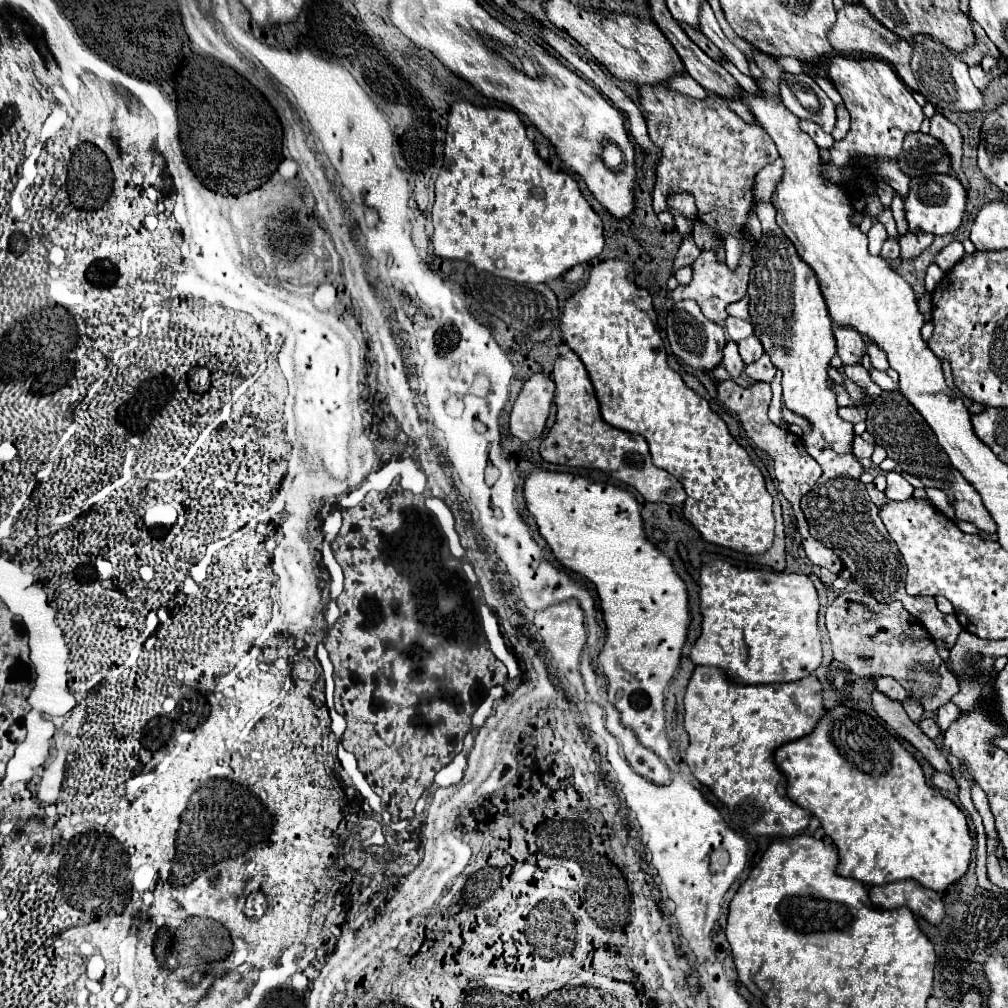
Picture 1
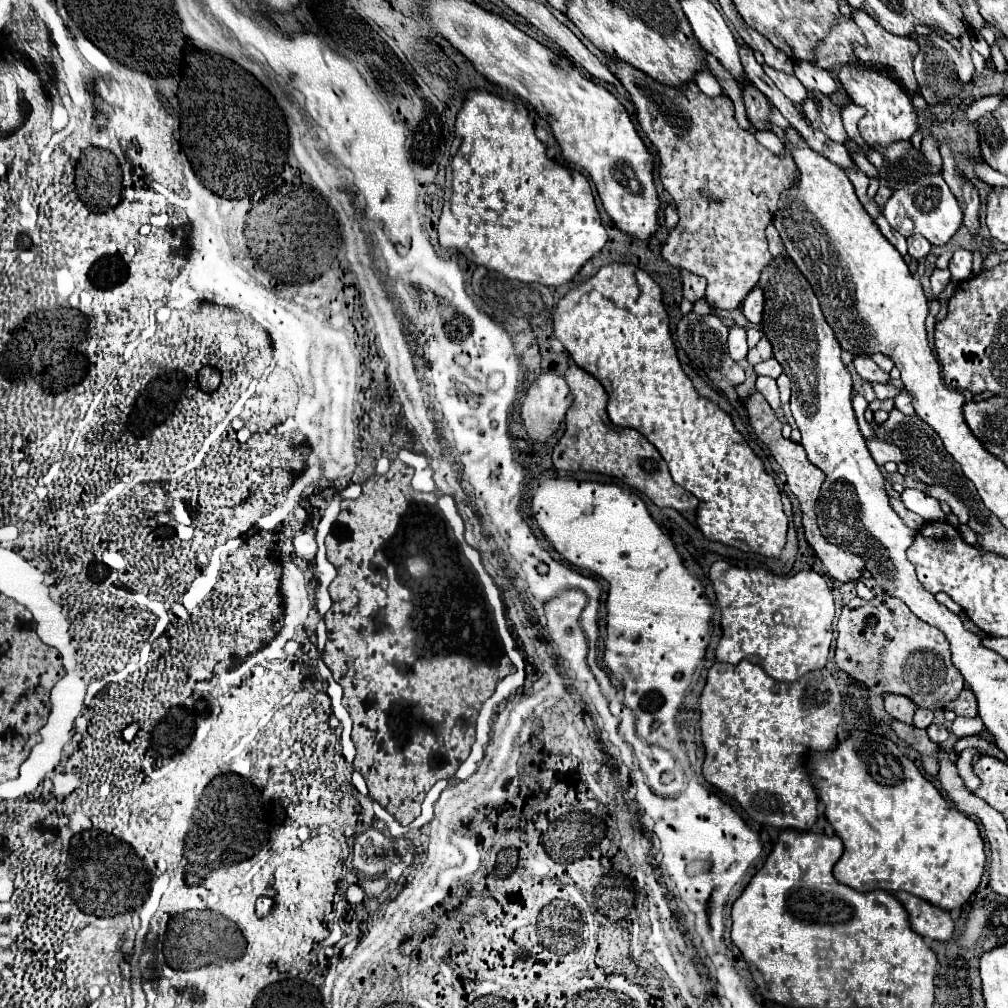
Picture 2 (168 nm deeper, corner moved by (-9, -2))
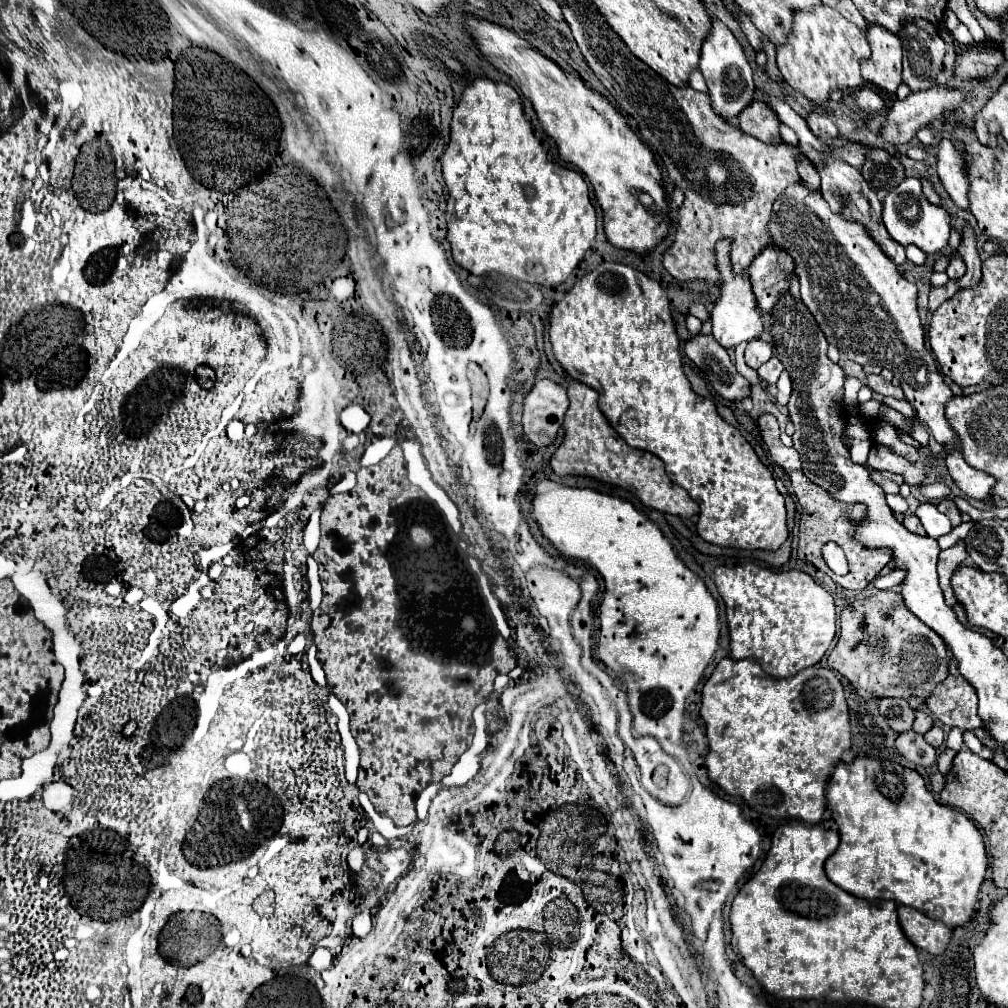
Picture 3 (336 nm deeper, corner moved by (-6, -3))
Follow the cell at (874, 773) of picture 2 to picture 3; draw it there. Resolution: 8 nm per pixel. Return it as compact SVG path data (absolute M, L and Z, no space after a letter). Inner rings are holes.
M857 757L851 765L847 763L841 763L835 767L831 779L829 779L829 785L827 785L827 807L833 815L833 821L837 823L837 829L839 829L839 835L841 835L841 843L835 851L835 855L831 855L825 863L825 873L827 877L841 889L845 889L847 893L855 895L855 897L861 897L861 899L891 899L895 903L901 903L901 905L909 905L917 911L923 911L927 917L931 919L939 919L943 921L947 927L955 929L963 923L967 923L973 913L975 913L975 903L977 903L977 893L981 889L981 883L985 879L985 871L987 871L987 853L985 853L985 841L983 841L983 835L979 833L979 829L975 827L975 823L963 815L961 811L957 809L951 809L947 805L941 805L939 801L935 801L933 793L925 787L925 779L915 771L915 769L909 769L909 767L903 767L895 761L889 761L889 759L875 759L875 757Z

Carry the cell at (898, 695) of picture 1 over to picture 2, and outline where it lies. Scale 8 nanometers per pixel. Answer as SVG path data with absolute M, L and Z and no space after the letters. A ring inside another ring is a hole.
M886 694L884 708L894 720L900 720L904 724L912 724L912 716L916 712L916 706L914 706L914 702L910 702L910 698L898 696L898 694L890 694L890 696Z

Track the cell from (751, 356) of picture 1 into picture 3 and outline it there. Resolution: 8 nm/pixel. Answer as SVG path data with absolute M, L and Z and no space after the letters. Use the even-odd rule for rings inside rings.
M753 339L749 341L747 349L745 349L745 363L753 369L757 369L761 363L769 361L773 357L773 347L761 339Z

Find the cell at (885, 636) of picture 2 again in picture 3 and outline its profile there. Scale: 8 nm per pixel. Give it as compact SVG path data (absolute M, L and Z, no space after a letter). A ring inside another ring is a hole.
M887 589L867 599L855 599L841 611L839 619L839 641L827 663L847 677L861 697L901 697L913 709L919 709L925 705L927 695L947 677L949 651L945 641L905 607L897 591Z

